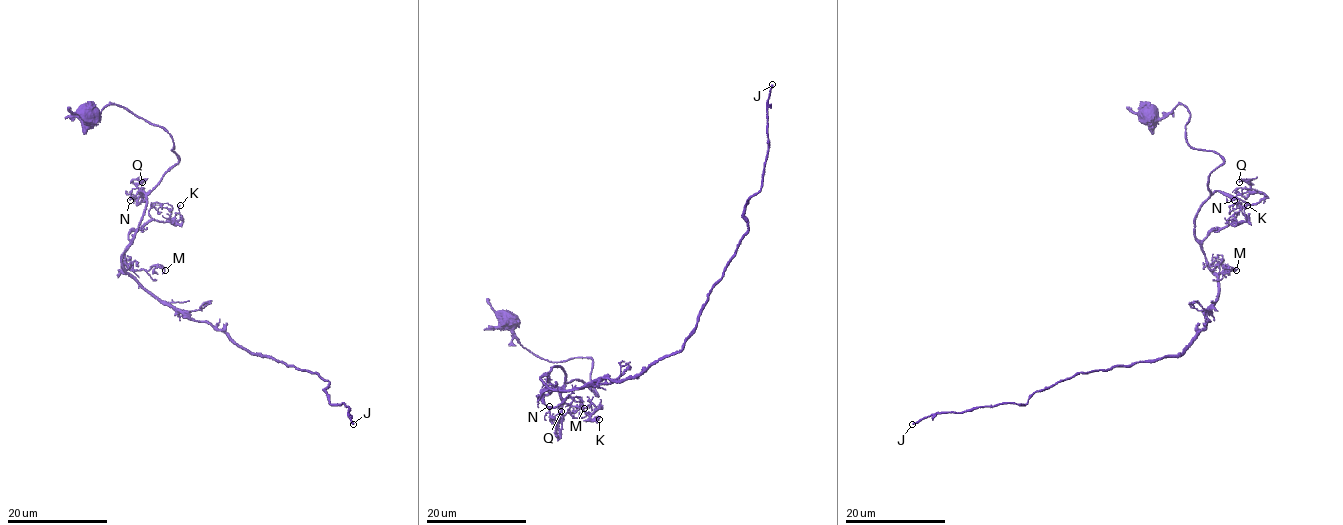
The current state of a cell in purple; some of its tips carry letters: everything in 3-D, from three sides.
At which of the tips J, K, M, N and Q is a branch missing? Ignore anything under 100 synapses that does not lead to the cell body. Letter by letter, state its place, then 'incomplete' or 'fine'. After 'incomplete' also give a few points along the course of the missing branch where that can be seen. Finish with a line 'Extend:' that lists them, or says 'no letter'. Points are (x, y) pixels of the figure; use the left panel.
J: place (353, 424); incomplete
K: place (180, 205); fine
M: place (165, 270); fine
N: place (130, 200); fine
Q: place (142, 182); fine
Extend: J

